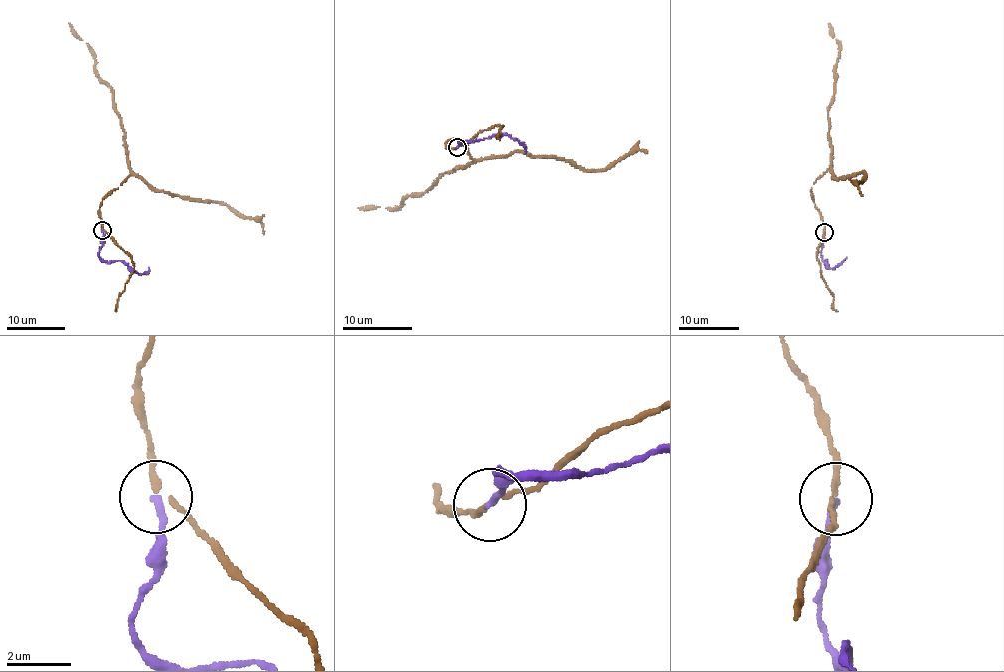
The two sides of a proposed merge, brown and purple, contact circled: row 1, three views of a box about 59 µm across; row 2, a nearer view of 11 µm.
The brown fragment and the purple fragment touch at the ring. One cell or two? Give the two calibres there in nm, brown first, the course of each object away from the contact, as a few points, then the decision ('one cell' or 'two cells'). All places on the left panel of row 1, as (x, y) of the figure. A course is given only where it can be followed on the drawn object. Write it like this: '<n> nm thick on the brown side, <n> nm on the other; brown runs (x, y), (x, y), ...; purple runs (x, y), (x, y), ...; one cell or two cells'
140 nm thick on the brown side, 200 nm on the other; brown runs (103, 230), (99, 207), (102, 201), (130, 174), (130, 161), (112, 90), (95, 69), (93, 51), (68, 23); purple runs (103, 230), (99, 251), (101, 259), (123, 261), (137, 273), (146, 273), (148, 267); two cells

